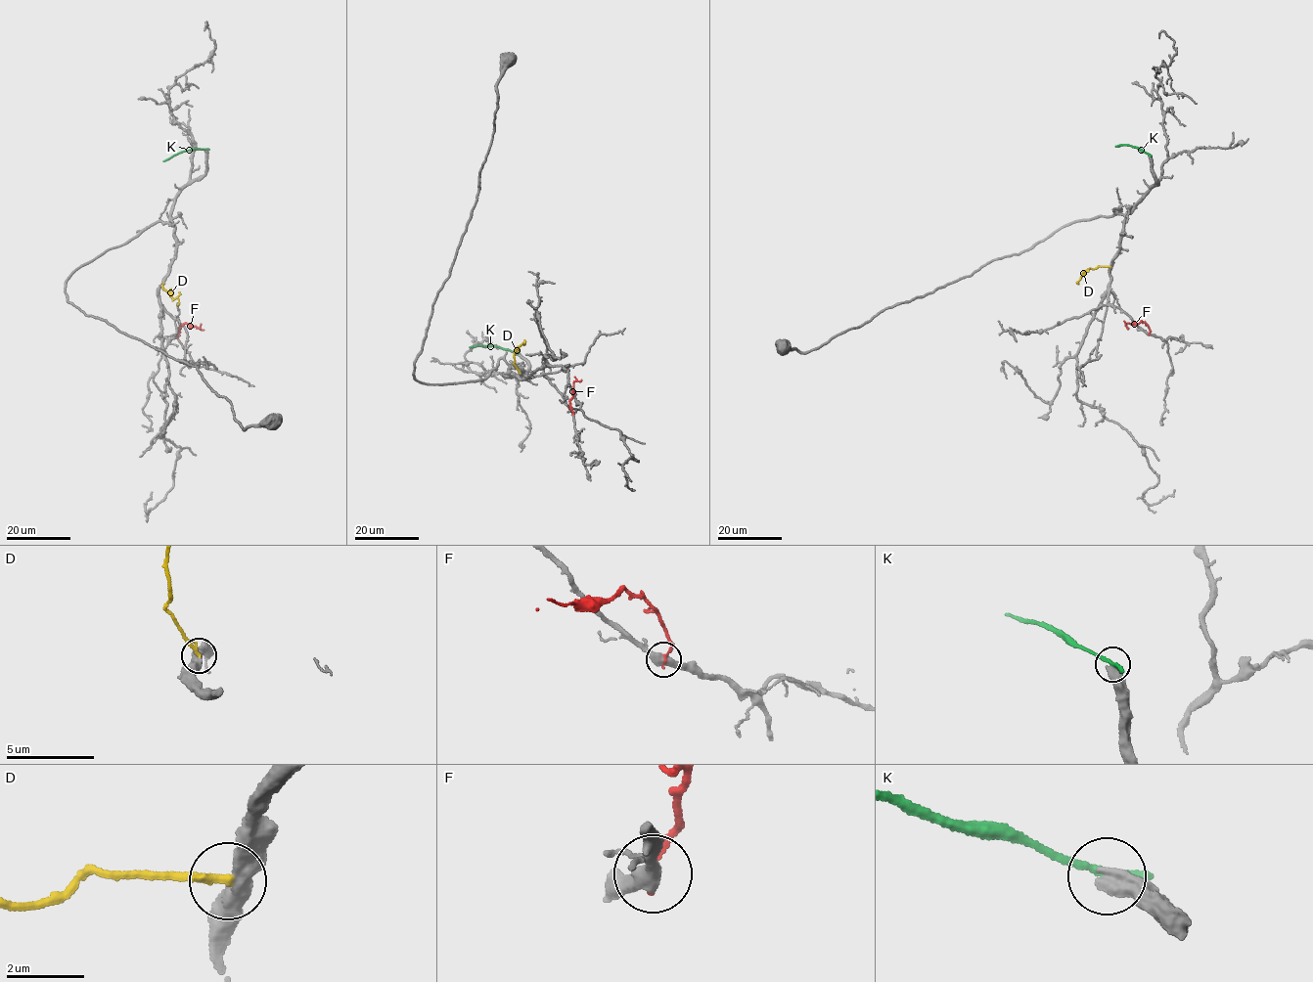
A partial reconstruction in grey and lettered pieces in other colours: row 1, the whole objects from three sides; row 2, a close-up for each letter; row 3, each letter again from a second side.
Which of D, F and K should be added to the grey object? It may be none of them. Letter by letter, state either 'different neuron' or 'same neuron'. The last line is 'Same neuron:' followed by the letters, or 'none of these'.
D: different neuron
F: different neuron
K: different neuron
Same neuron: none of these

